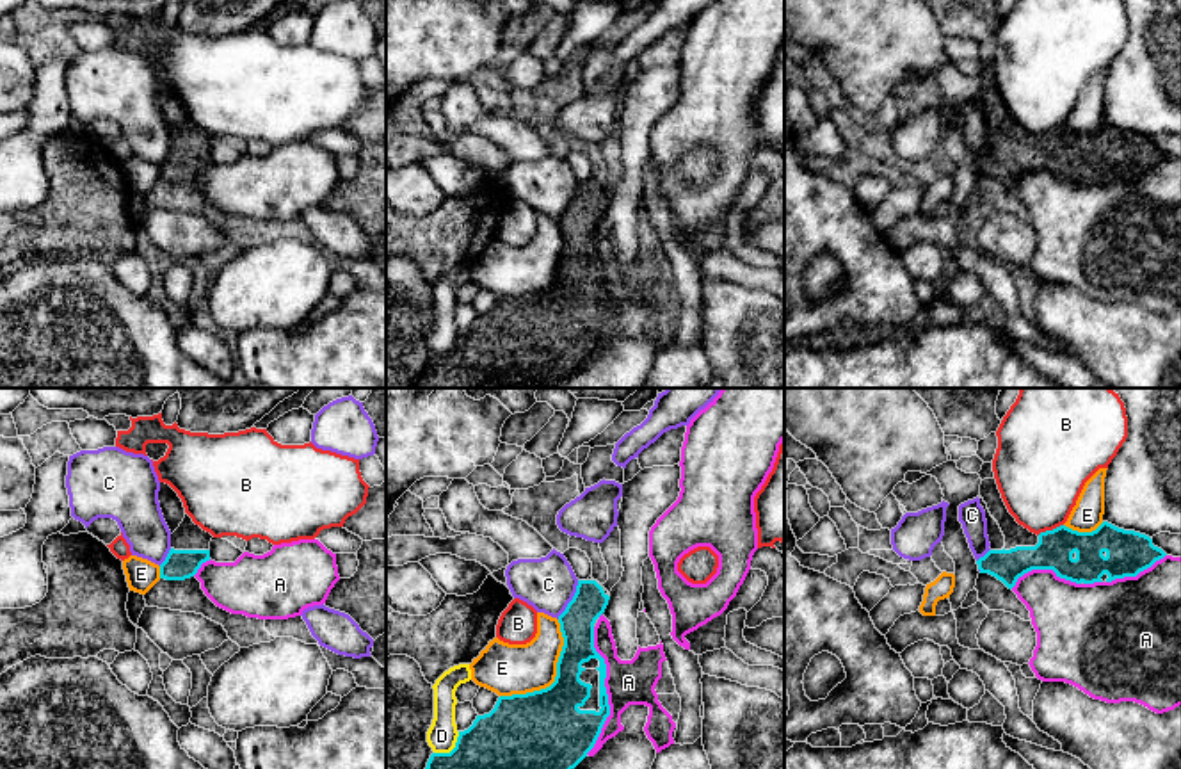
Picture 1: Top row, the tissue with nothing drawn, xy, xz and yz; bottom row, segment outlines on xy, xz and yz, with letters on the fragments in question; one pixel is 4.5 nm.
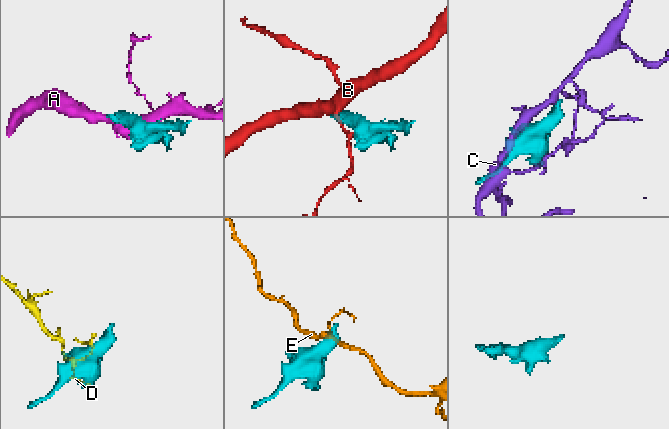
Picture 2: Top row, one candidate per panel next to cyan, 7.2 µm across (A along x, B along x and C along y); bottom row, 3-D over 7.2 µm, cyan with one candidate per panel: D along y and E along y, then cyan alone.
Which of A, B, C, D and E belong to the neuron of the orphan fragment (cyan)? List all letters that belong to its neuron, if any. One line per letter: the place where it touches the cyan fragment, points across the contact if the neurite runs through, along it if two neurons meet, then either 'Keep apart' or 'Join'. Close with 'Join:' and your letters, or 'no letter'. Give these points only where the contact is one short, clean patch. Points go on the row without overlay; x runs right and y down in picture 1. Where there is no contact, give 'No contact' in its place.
A: Touches cyan at xz (605, 292). Keep apart
B: Touches cyan at yz (1050, 132). Keep apart
C: Touches cyan at xz (571, 202). Boundary: xz (578, 182), (573, 200), (557, 219). Keep apart
D: Touches cyan at xz (452, 351). Keep apart
E: Touches cyan at xz (555, 278). Keep apart
Join: no letter

